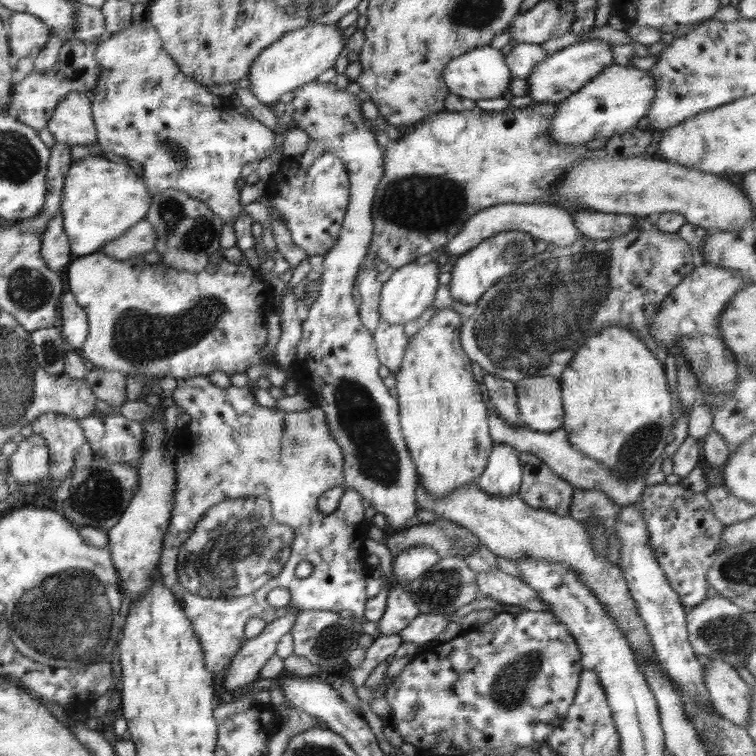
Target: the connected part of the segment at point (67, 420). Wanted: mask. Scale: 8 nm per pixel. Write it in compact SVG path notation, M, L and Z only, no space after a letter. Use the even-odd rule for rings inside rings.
M49 412L32 421L33 434L42 436L49 448L50 477L54 480L66 479L74 470L76 450L86 443L84 430L76 417Z

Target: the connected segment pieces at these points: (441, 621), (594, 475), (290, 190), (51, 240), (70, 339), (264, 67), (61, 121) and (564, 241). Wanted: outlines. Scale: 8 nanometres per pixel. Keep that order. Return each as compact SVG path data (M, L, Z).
M450 613L420 614L410 625L398 634L403 642L414 642L416 645L431 644L448 626Z
M488 412L488 425L490 436L494 444L506 443L518 452L528 451L540 457L558 476L566 479L573 487L584 490L602 490L612 502L618 505L636 503L646 488L646 475L636 475L632 479L620 479L602 461L596 460L588 455L574 449L568 440L568 434L557 429L553 432L539 432L526 427L512 427L500 418L498 412Z
M332 152L322 154L310 168L298 170L288 178L274 196L274 205L290 230L292 242L306 251L308 257L325 255L338 240L350 202L349 176L352 170Z
M57 213L49 222L42 236L42 257L46 266L54 271L62 272L70 263L72 255L70 241L64 233L63 217Z
M66 292L59 304L59 329L69 347L79 351L88 334L88 317L86 310L77 304L75 295Z
M316 23L291 30L256 56L244 85L262 104L273 107L281 94L314 81L322 72L332 68L344 45L342 31L337 24Z
M82 92L64 96L46 128L56 141L64 142L70 148L96 145L96 127L90 96Z
M506 203L492 206L491 208L482 210L474 214L466 225L452 236L443 247L448 255L463 255L466 251L474 248L486 238L490 238L495 234L509 231L523 231L531 234L536 242L544 242L554 244L554 246L572 246L580 240L585 240L586 236L580 230L576 229L572 212L556 208L550 204L516 204Z

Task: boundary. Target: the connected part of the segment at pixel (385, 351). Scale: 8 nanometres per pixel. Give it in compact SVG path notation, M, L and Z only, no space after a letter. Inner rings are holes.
M380 320L374 331L373 339L380 364L387 366L390 374L396 373L400 369L404 349L410 341L410 337L404 332L403 325Z

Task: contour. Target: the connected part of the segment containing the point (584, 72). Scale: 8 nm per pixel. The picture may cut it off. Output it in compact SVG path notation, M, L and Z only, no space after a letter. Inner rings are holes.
M594 39L574 43L558 52L548 55L542 62L538 62L532 70L532 74L526 78L528 92L534 103L559 103L566 101L576 90L580 90L588 84L600 72L614 64L612 44L604 39Z

